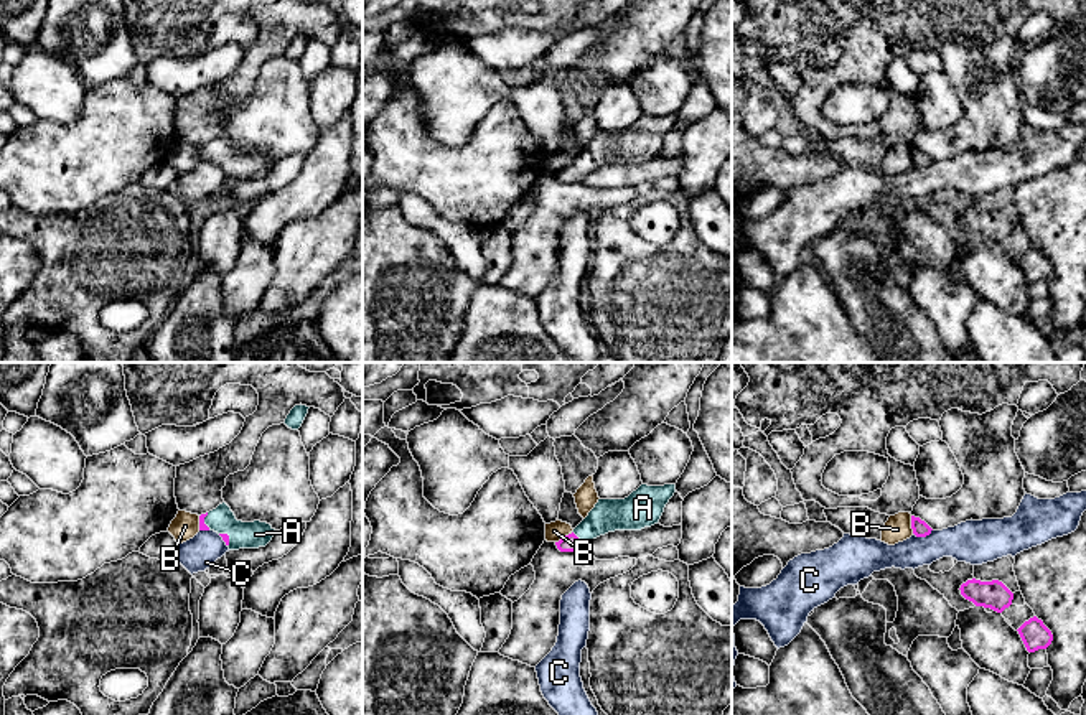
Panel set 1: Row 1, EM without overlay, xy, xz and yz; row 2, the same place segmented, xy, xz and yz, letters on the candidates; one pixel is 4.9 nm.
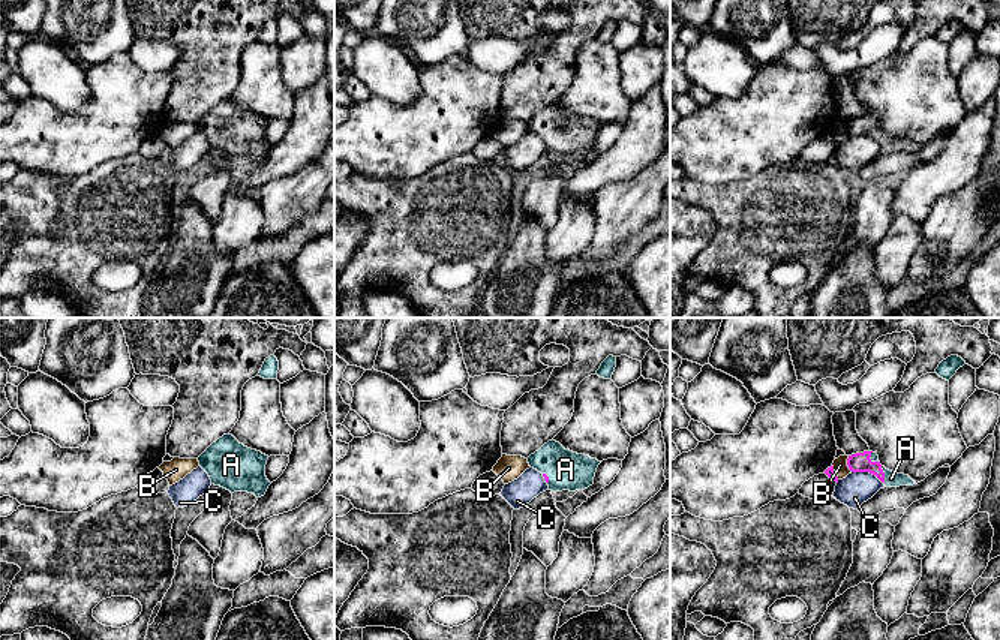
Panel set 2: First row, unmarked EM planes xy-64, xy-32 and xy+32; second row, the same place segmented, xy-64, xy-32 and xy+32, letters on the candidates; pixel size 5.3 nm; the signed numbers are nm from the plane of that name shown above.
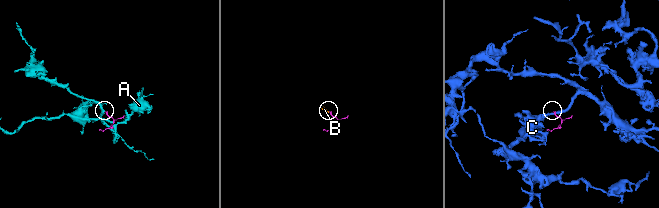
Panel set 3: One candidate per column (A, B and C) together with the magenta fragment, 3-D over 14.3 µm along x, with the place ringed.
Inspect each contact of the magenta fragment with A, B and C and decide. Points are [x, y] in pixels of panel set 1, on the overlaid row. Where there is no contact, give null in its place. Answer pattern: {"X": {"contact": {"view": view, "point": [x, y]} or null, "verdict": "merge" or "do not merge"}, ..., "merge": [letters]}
{"A": {"contact": {"view": "xz", "point": [577, 537]}, "verdict": "merge"}, "B": {"contact": {"view": "yz", "point": [912, 524]}, "verdict": "do not merge"}, "C": {"contact": {"view": "yz", "point": [923, 536]}, "verdict": "do not merge"}, "merge": ["A"]}

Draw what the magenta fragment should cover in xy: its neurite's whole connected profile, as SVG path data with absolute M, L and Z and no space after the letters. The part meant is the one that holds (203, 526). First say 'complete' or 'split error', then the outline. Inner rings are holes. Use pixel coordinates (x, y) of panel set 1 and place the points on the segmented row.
split error | M226 502L199 516L199 530L209 529L222 537L229 550L265 547L277 532L267 522L237 521L234 512Z

